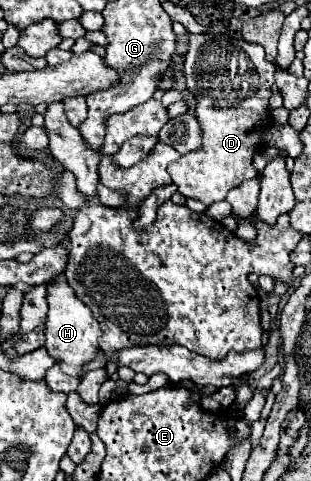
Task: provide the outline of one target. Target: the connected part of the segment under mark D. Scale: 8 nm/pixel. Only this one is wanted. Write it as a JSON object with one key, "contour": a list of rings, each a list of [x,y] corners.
{"contour":[[[189,34],[189,50],[185,54],[185,82],[195,96],[195,118],[201,126],[201,150],[181,156],[167,170],[185,198],[201,200],[211,206],[227,196],[243,180],[255,178],[253,156],[265,142],[265,124],[271,122],[271,86],[275,64],[265,58],[261,46],[235,40],[227,34]]]}

